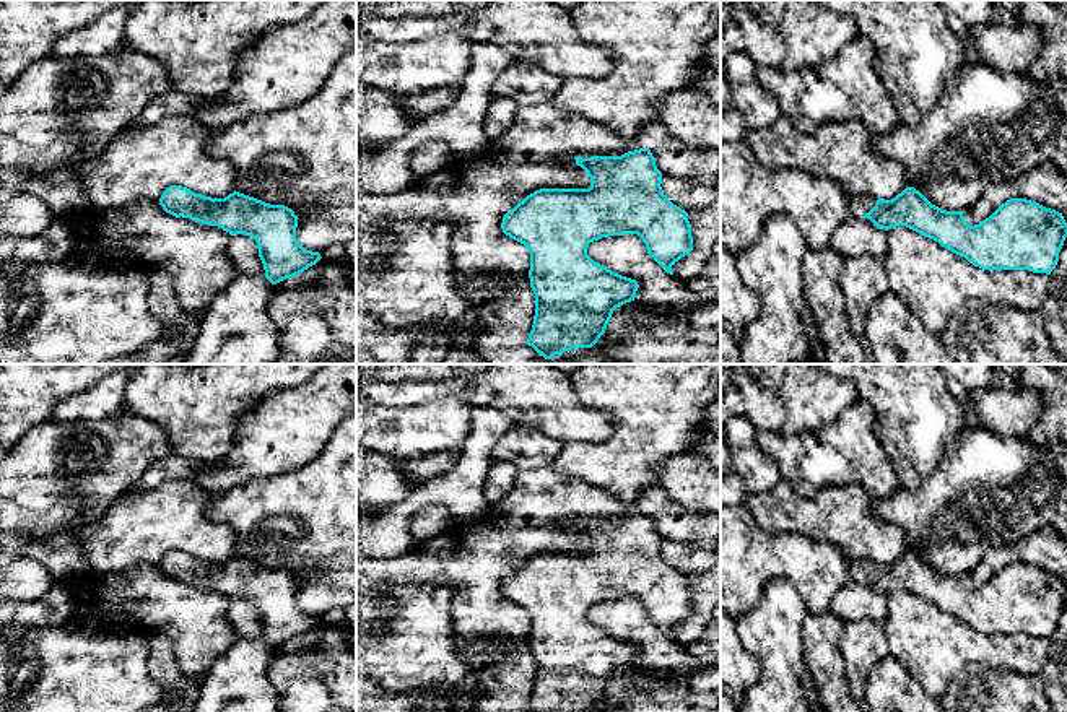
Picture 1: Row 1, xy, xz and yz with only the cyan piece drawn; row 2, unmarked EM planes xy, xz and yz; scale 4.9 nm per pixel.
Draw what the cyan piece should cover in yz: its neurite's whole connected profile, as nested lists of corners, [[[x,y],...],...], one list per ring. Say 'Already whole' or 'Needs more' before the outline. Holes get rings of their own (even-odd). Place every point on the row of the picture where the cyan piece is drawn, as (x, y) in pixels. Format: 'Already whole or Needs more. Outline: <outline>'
Needs more. Outline: [[[721,141],[721,242],[724,247],[735,258],[740,257],[755,242],[764,221],[777,213],[797,224],[812,250],[830,247],[836,229],[844,221],[864,216],[885,231],[906,226],[989,271],[1028,270],[1051,275],[1067,237],[1067,210],[1059,213],[1026,198],[1010,198],[989,218],[971,226],[963,211],[942,210],[914,187],[906,187],[891,200],[854,195],[830,177],[764,167],[745,141]]]

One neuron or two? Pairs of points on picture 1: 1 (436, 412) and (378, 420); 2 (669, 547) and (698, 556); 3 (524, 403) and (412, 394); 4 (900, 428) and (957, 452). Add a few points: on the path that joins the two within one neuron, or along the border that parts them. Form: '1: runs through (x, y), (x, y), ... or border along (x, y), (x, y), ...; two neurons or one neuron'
1: runs through (422, 420), (392, 420); one neuron
2: runs through (675, 553), (692, 556); one neuron
3: runs through (496, 399), (487, 392), (439, 389); one neuron
4: border along (965, 426), (950, 439), (937, 467), (923, 478); two neurons

